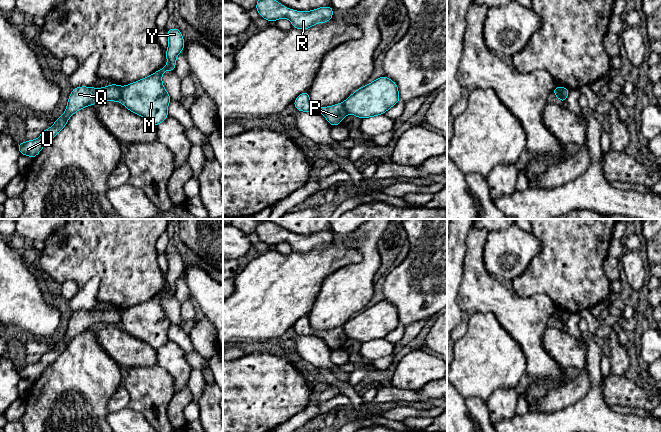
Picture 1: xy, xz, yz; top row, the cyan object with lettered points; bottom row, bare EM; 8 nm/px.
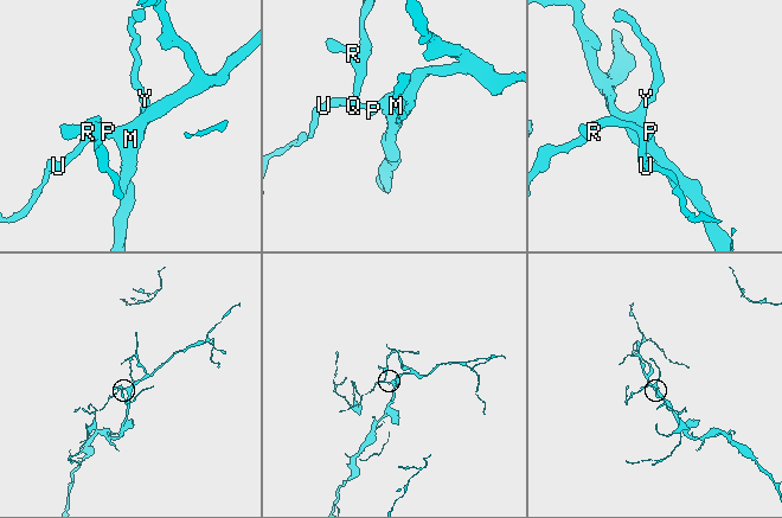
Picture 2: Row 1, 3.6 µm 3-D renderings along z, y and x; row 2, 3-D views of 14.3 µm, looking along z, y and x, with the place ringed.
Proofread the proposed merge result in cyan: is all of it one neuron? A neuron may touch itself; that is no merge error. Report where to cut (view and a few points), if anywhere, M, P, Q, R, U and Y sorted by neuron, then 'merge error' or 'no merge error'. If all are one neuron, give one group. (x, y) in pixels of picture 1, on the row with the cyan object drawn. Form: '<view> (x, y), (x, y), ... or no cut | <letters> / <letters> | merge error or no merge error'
yz (559, 87), (559, 98), (563, 102) | M Y / P Q R U | merge error

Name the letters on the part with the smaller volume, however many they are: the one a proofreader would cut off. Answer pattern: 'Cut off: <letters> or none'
Cut off: P, Q, R, U

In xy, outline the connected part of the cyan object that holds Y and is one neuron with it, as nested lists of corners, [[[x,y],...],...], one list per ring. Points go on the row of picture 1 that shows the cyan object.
[[[178,28],[167,29],[167,36],[167,65],[148,77],[121,87],[120,103],[156,127],[169,117],[167,108],[171,102],[170,95],[162,84],[162,74],[165,71],[175,71],[176,58],[185,47]]]

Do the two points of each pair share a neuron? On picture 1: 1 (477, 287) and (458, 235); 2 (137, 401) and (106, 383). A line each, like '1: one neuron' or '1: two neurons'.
1: two neurons
2: two neurons

